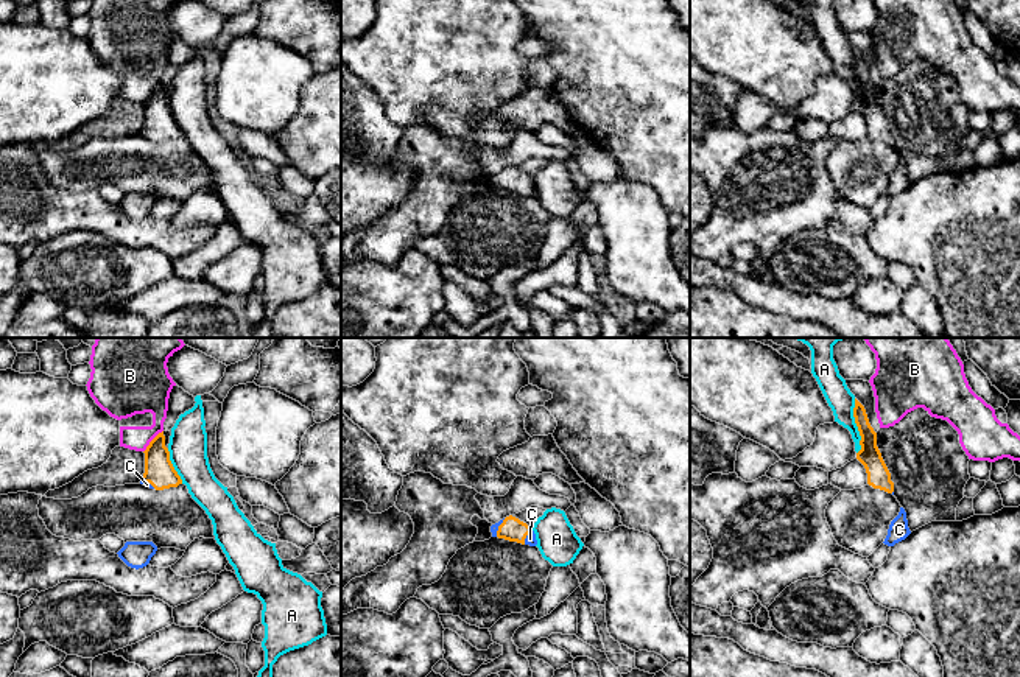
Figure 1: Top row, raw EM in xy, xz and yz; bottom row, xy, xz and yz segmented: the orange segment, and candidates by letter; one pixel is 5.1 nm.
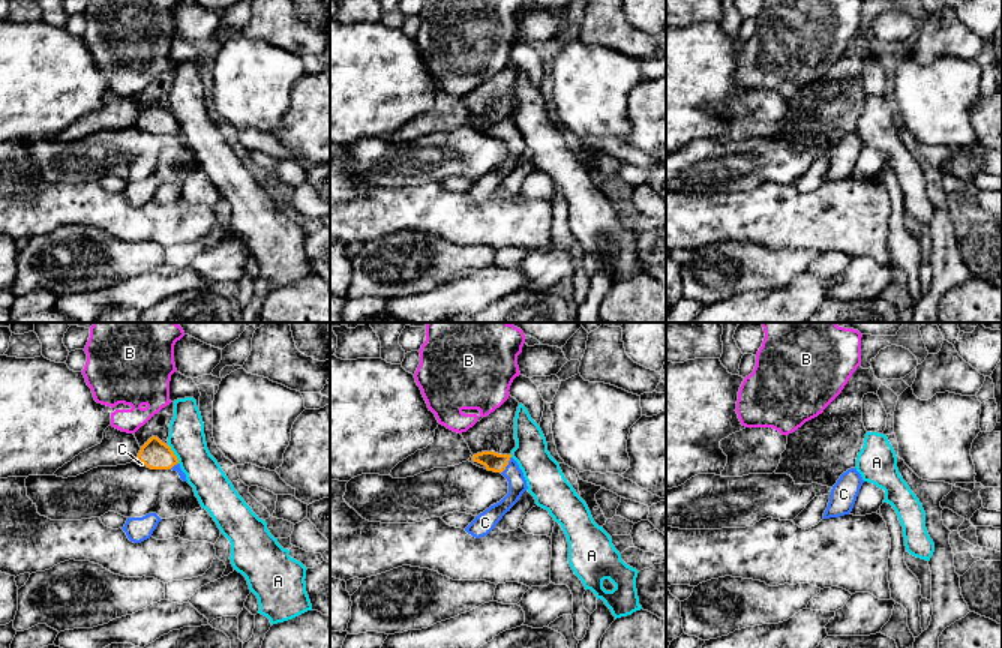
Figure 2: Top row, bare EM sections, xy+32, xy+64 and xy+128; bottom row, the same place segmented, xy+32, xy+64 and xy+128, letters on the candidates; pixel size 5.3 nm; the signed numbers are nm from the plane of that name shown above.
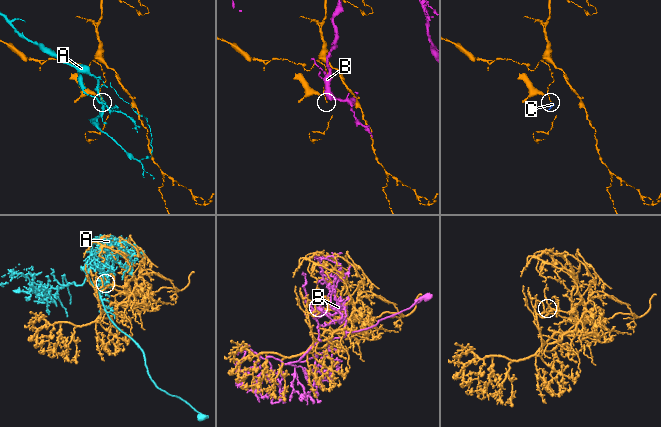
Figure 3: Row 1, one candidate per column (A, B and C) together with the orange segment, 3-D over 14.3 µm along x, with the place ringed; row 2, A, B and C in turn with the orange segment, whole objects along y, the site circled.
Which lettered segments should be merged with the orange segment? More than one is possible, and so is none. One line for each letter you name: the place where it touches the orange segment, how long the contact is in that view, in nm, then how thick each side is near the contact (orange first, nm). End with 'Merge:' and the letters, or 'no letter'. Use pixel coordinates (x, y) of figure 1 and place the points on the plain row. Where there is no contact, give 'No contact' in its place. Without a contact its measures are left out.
C: Touches orange at xz (527, 185). Shared border 100 nm. Thickness 120 nm (orange) against 50 nm
Merge: C

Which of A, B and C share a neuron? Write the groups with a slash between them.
A / B / C

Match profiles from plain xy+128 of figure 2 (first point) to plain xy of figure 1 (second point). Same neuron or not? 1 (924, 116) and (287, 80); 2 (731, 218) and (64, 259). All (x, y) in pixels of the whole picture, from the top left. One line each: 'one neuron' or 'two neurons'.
1: one neuron
2: two neurons

